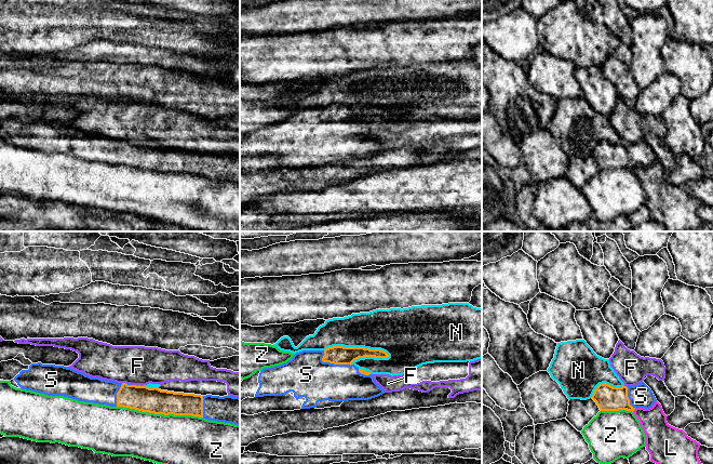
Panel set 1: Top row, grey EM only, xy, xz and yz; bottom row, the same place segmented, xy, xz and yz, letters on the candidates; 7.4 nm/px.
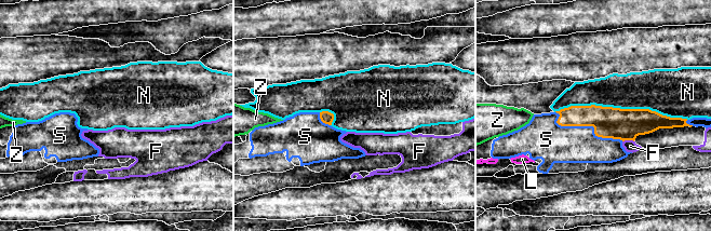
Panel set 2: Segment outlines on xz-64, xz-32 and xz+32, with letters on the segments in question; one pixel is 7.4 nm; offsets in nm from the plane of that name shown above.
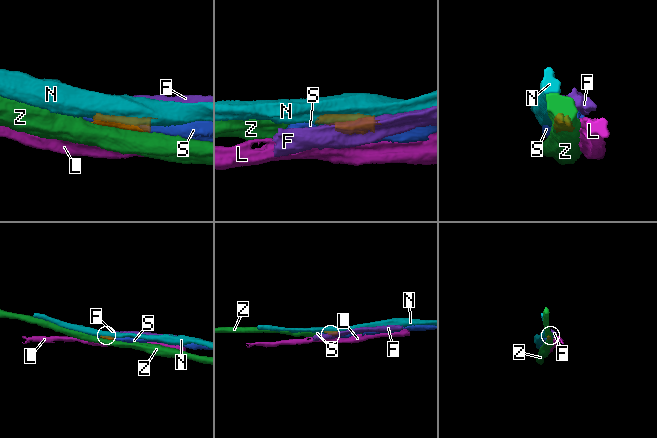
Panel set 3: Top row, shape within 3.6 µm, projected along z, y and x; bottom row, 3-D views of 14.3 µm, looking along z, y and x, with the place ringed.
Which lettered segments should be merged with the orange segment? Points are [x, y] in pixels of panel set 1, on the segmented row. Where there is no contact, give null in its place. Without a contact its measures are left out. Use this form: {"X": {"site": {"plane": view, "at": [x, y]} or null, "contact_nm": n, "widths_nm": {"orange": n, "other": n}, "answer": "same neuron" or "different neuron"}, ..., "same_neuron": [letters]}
{"F": {"site": {"plane": "xy", "at": [124, 383]}, "contact_nm": 40, "widths_nm": {"orange": 190, "other": 280}, "answer": "different neuron"}, "L": {"site": {"plane": "yz", "at": [633, 410]}, "contact_nm": 40, "widths_nm": {"orange": 190, "other": 200}, "answer": "different neuron"}, "N": {"site": {"plane": "xz", "at": [357, 347]}, "contact_nm": 500, "widths_nm": {"orange": 140, "other": 300}, "answer": "different neuron"}, "S": {"site": {"plane": "xz", "at": [332, 362]}, "contact_nm": 240, "widths_nm": {"orange": 140, "other": 320}, "answer": "same neuron"}, "Z": {"site": {"plane": "xy", "at": [160, 413]}, "contact_nm": 650, "widths_nm": {"orange": 190, "other": 360}, "answer": "different neuron"}, "same_neuron": ["S"]}

